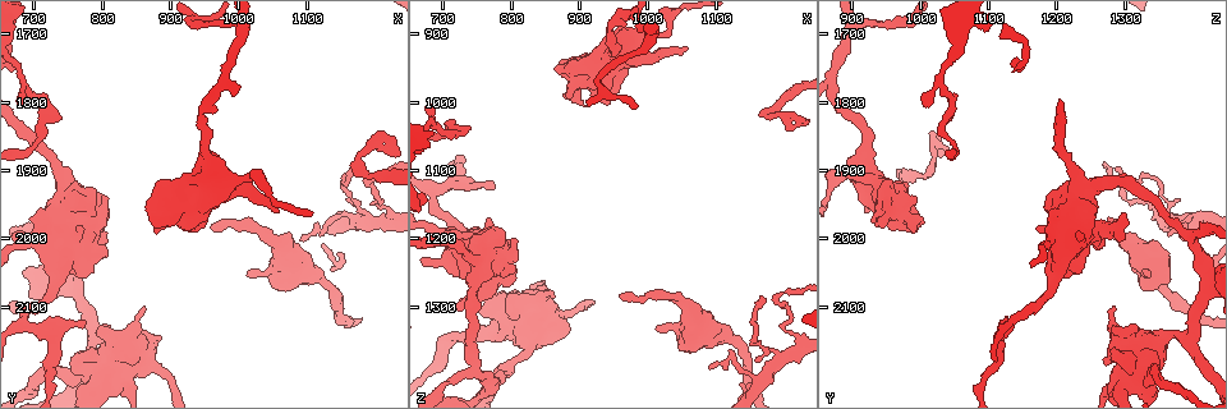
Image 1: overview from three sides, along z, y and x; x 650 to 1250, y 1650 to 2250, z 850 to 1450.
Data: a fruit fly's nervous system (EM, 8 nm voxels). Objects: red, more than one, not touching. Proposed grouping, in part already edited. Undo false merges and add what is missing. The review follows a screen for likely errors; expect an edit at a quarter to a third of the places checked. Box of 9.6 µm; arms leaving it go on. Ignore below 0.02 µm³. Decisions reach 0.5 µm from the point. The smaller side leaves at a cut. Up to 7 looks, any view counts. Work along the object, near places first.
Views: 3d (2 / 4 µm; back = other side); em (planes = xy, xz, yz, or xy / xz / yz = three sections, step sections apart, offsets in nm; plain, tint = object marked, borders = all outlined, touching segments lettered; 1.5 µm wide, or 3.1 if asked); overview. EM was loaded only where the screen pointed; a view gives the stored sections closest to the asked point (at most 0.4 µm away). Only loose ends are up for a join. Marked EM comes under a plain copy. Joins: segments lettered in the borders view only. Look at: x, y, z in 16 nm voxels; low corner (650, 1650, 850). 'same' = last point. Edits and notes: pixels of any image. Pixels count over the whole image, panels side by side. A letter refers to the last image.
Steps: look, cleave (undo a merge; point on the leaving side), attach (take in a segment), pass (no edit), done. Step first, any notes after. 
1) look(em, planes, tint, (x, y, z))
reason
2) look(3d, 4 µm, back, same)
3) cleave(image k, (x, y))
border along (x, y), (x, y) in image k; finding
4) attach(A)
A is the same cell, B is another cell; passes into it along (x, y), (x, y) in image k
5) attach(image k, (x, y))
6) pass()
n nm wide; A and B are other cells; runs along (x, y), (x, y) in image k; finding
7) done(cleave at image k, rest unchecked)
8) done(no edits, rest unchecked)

look(em, planes, borders, (1055, 1960, 925))
an open end

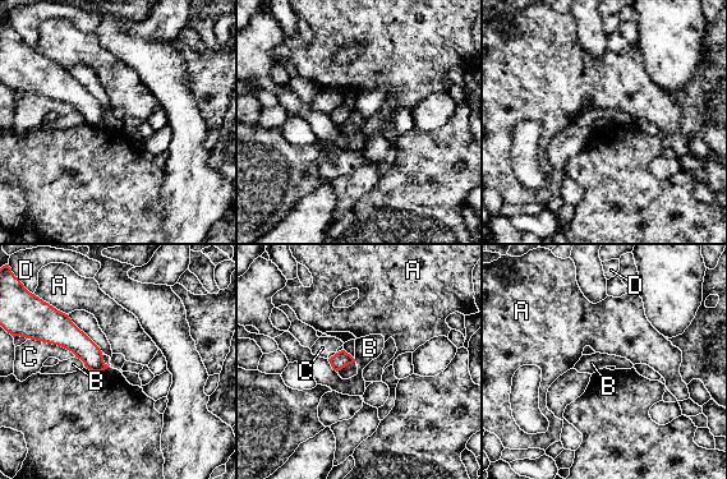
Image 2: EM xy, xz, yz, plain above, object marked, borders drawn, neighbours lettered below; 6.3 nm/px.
pass()
A, B, C and D are other cells; border along (327, 359), (336, 372) in image 2; none of them fits

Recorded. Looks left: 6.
look(em, xy, step 8, borders, (1015, 2045, 1335))
an open end

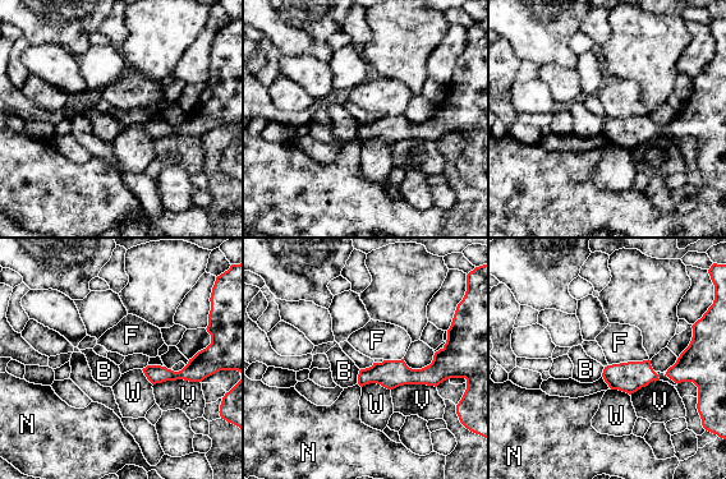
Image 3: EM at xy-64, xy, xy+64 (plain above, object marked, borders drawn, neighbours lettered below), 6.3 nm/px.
look(em, planes, borders, same)

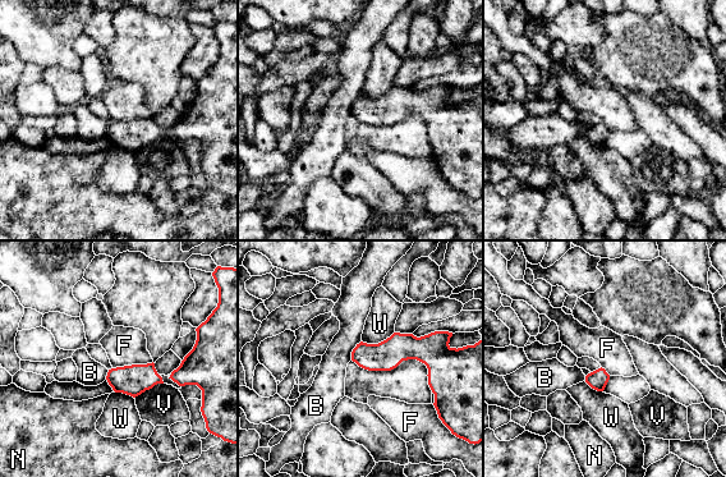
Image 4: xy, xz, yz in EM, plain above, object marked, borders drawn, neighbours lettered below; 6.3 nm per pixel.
pass()
120 nm wide; B, F, N, V and W are other cells; no lettered segment goes on from it

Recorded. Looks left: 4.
look(3d, 4 µm, (1170, 1895, 1290))
branch stops here

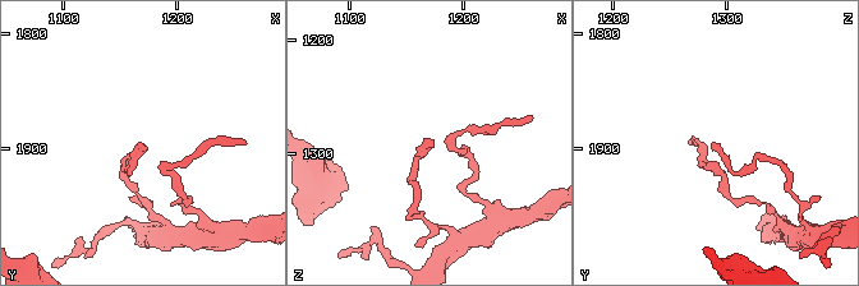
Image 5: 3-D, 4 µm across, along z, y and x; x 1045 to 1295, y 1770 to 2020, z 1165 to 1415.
look(em, xy, step 8, borders, (1172, 1898, 1286))
need the tissue

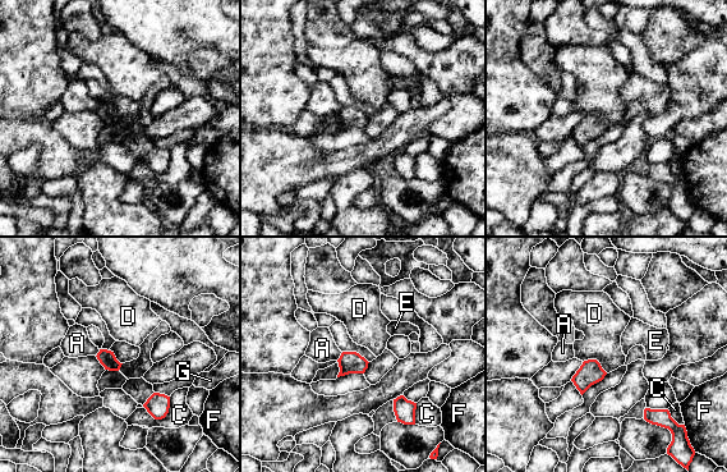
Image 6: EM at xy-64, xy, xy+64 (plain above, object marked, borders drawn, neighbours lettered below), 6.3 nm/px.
pass()
100 nm wide; A, C, D, E, F and G are other cells; border along (583, 361), (596, 360), (607, 372) in image 6; none of them fits

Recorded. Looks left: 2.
done(no edits, rest unchecked)

